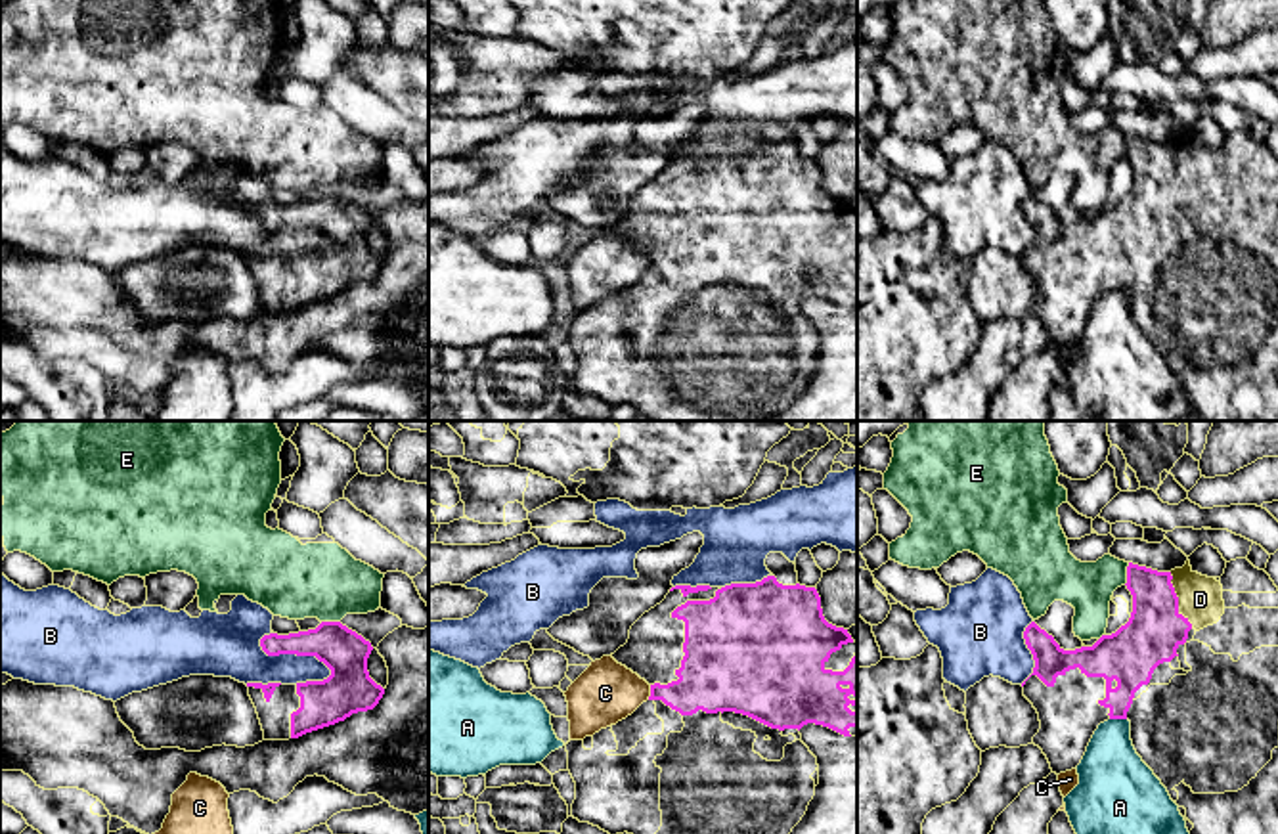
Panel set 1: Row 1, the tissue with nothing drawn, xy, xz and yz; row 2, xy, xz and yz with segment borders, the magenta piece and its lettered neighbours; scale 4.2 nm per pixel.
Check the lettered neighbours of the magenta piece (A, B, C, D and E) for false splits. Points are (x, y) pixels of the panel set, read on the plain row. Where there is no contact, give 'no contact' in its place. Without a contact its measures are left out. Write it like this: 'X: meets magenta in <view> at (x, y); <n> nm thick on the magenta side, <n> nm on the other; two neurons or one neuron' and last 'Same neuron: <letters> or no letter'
A: meets magenta in yz at (1118, 289); 200 nm thick on the magenta side, 280 nm on the other; two neurons
B: meets magenta in xy at (293, 224); 190 nm thick on the magenta side, 220 nm on the other; two neurons
C: meets magenta in xz at (651, 264); 260 nm thick on the magenta side, 260 nm on the other; two neurons
D: meets magenta in yz at (1177, 171); 240 nm thick on the magenta side, 190 nm on the other; one neuron
E: meets magenta in yz at (1127, 146); 220 nm thick on the magenta side, 200 nm on the other; two neurons
Same neuron: D

